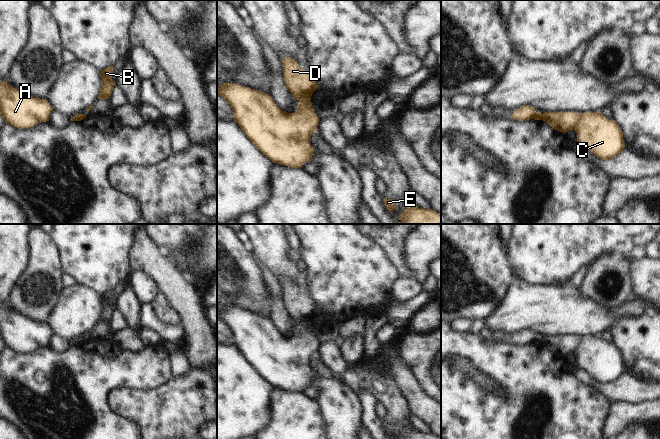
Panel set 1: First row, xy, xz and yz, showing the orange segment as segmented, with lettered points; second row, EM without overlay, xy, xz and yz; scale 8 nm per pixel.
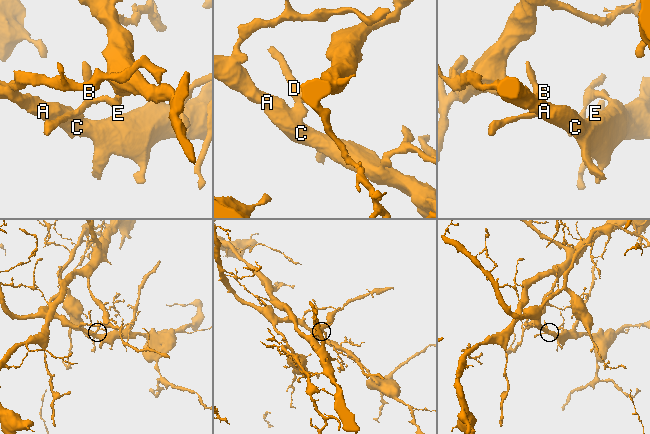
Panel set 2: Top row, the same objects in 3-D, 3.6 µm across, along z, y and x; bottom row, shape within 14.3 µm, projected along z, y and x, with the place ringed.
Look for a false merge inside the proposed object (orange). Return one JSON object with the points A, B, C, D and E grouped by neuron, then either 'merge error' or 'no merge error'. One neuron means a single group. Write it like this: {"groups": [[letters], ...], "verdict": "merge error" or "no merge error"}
{"groups": [["A", "C", "E"], ["B", "D"]], "verdict": "merge error"}

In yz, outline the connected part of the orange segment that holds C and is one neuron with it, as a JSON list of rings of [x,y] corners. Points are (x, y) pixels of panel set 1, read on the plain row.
[[[545,336],[541,344],[564,358],[575,354],[577,365],[603,384],[618,380],[625,371],[617,346],[599,336]]]

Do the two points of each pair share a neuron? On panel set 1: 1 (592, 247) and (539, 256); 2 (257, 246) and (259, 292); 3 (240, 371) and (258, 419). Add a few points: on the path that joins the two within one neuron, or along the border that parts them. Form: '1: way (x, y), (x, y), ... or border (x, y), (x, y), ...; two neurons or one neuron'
1: way (579, 247), (552, 247); one neuron
2: border (247, 245), (251, 252); two neurons
3: way (241, 383), (241, 402), (246, 407); one neuron

